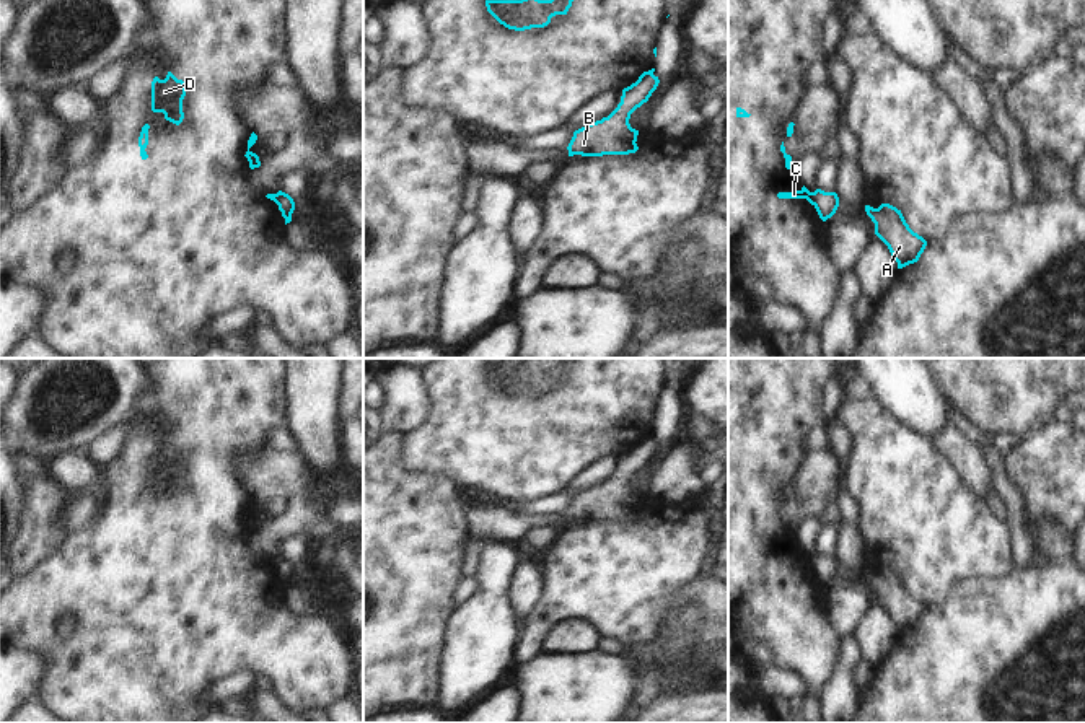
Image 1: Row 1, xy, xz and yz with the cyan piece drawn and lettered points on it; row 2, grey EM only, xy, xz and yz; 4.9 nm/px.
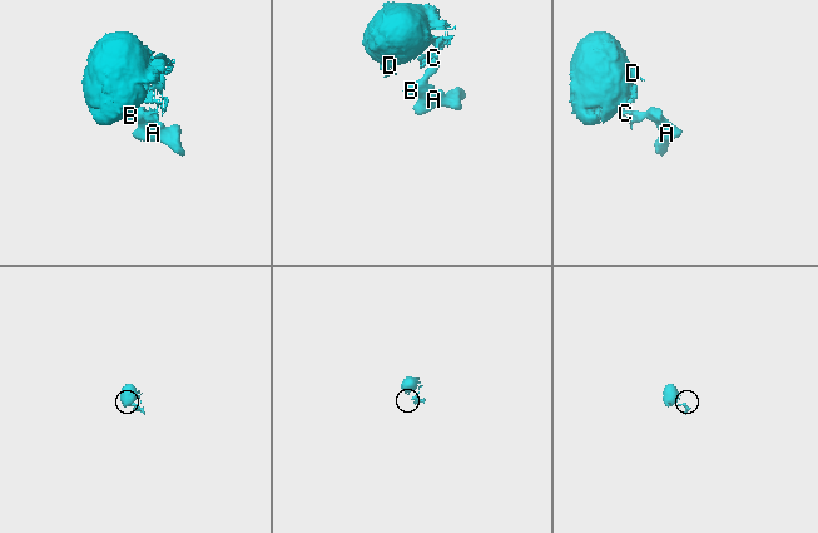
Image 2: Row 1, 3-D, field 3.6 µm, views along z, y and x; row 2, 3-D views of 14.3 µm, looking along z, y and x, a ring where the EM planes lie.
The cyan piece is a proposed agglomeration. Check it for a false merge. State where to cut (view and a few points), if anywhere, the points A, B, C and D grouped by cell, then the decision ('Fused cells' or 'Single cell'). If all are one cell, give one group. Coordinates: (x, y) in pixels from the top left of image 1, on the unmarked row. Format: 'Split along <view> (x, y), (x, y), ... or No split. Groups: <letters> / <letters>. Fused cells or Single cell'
Split along yz (815, 557), (812, 569). Groups: A B / C D. Fused cells.

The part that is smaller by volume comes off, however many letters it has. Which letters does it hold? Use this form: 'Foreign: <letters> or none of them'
Foreign: A, B

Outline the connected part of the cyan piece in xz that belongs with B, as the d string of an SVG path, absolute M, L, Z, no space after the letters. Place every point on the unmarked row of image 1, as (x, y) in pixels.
M655 440L640 443L622 454L617 472L601 485L591 487L573 497L567 511L569 521L629 519L639 515L639 495L629 489L630 479L648 466L660 445Z

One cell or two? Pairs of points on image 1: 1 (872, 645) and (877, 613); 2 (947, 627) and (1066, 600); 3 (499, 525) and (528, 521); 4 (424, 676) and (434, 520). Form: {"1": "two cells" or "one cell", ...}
{"1": "one cell", "2": "one cell", "3": "one cell", "4": "one cell"}

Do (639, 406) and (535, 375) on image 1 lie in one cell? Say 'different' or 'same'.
same

